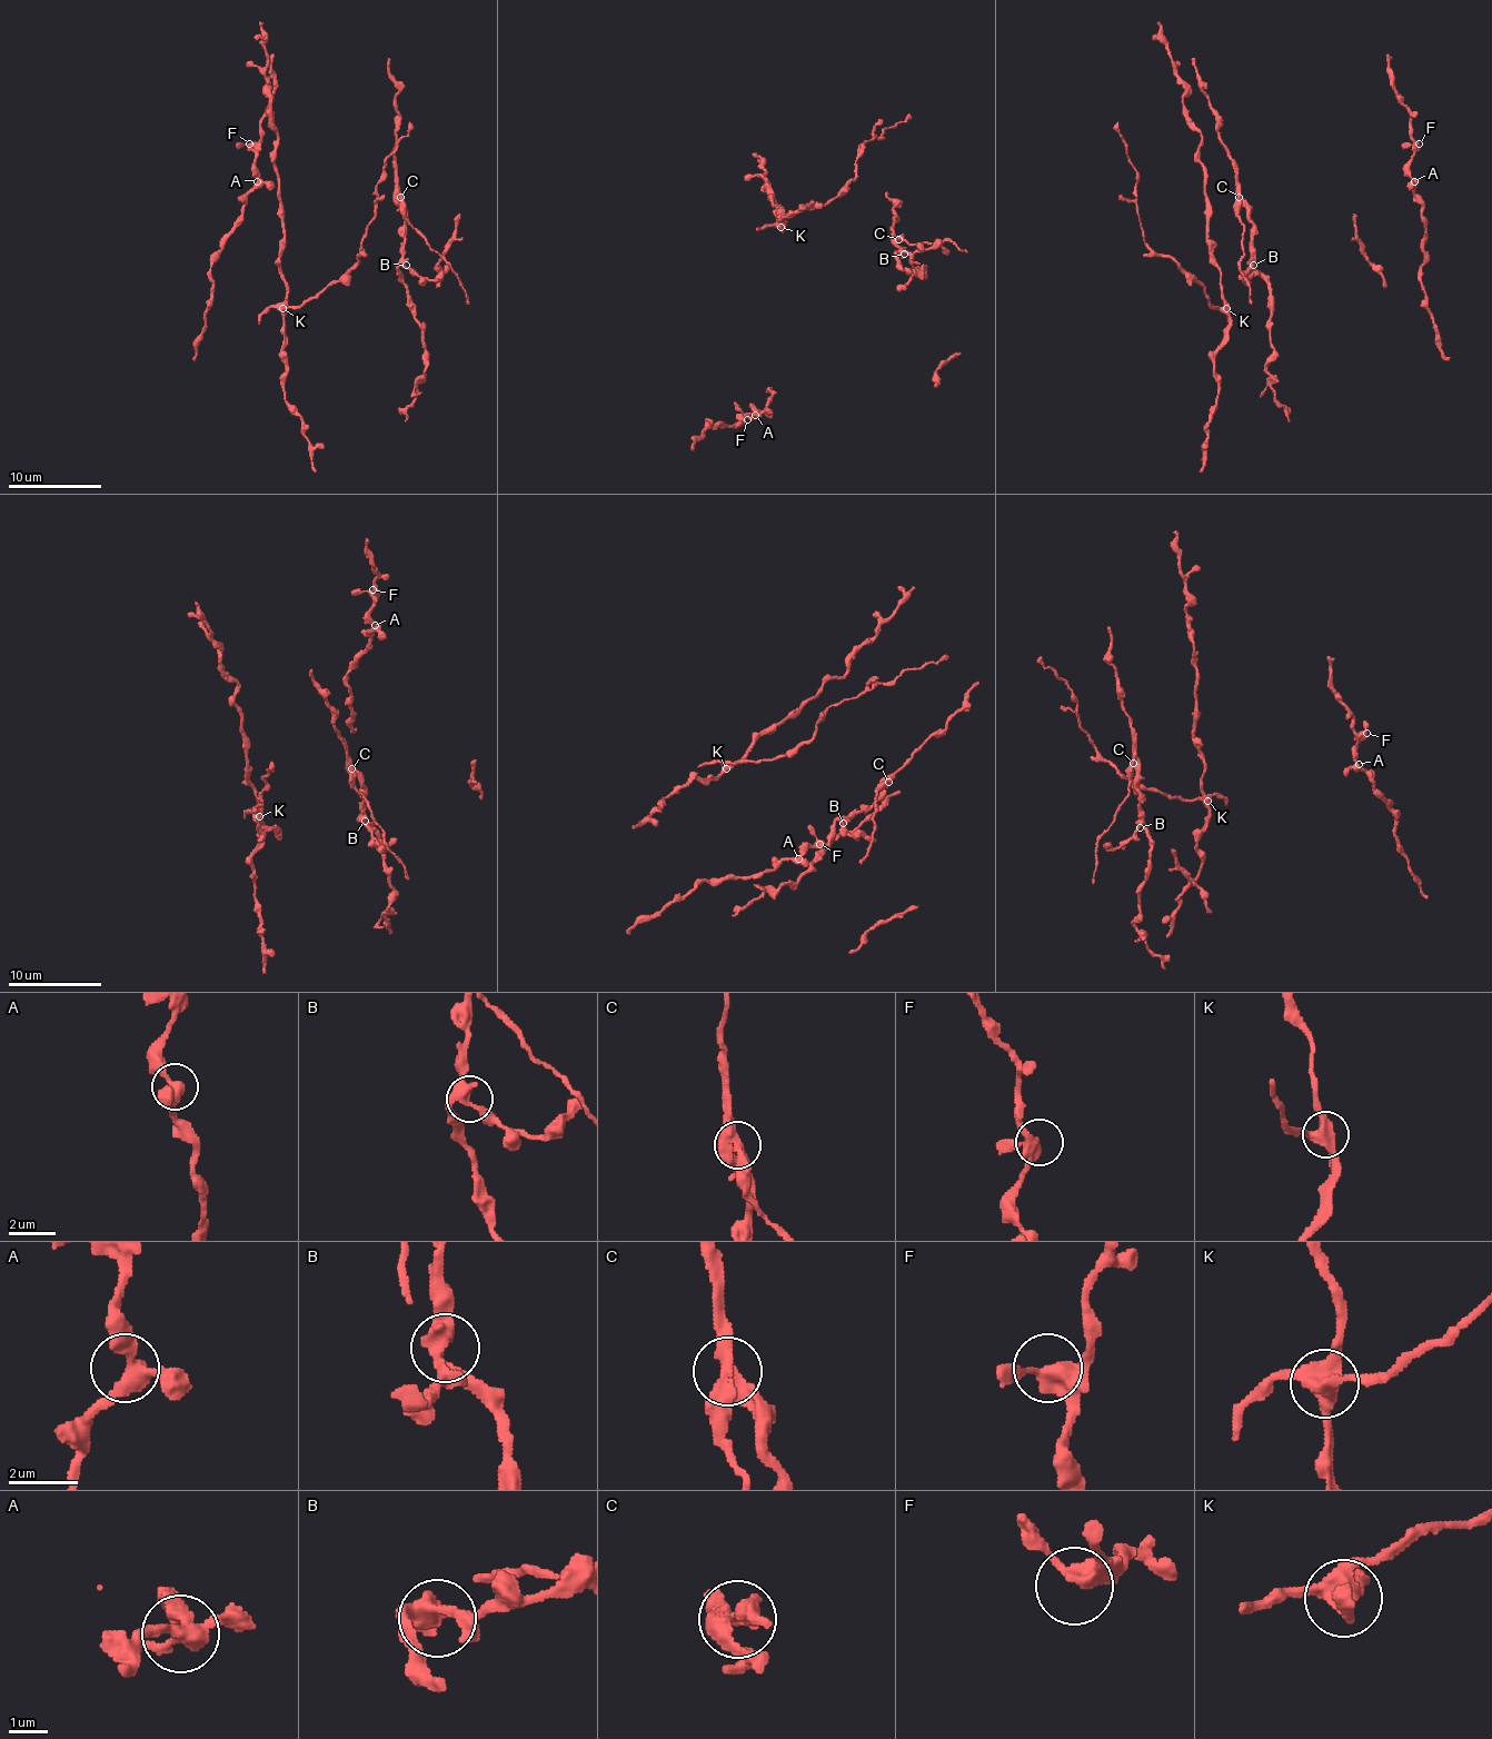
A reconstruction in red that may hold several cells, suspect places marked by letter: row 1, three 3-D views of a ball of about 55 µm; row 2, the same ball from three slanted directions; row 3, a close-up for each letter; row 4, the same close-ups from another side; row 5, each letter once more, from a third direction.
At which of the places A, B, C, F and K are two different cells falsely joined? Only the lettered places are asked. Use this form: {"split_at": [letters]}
{"split_at": ["C", "K"]}

